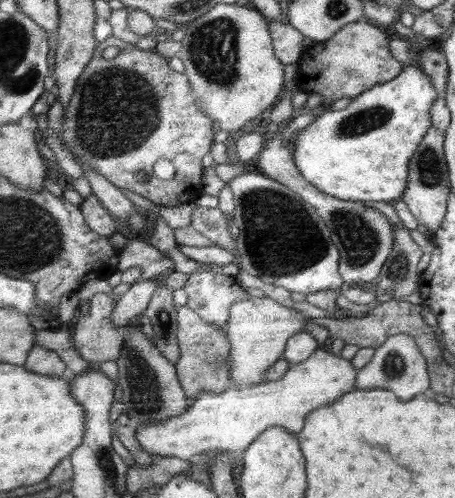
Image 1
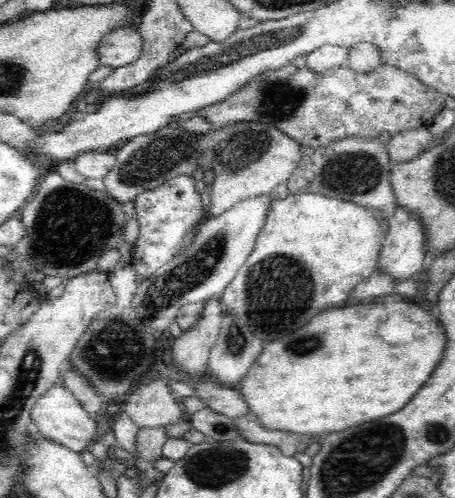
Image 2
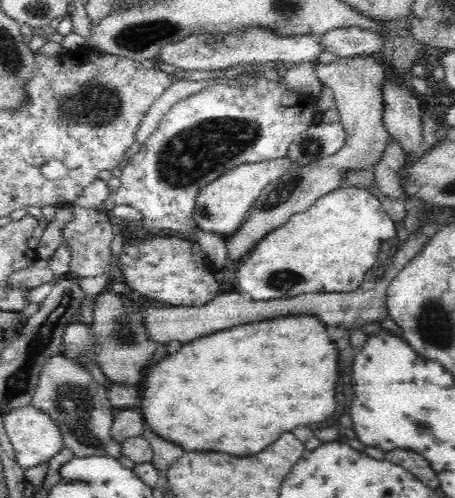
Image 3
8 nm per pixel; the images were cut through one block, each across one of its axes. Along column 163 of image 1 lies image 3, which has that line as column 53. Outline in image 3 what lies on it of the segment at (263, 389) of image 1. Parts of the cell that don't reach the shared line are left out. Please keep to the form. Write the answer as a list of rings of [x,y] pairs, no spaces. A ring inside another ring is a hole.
[[[33,404],[8,411],[4,414],[3,419],[5,431],[15,450],[16,462],[22,468],[32,468],[42,462],[49,462],[65,448],[61,430],[54,419]]]

